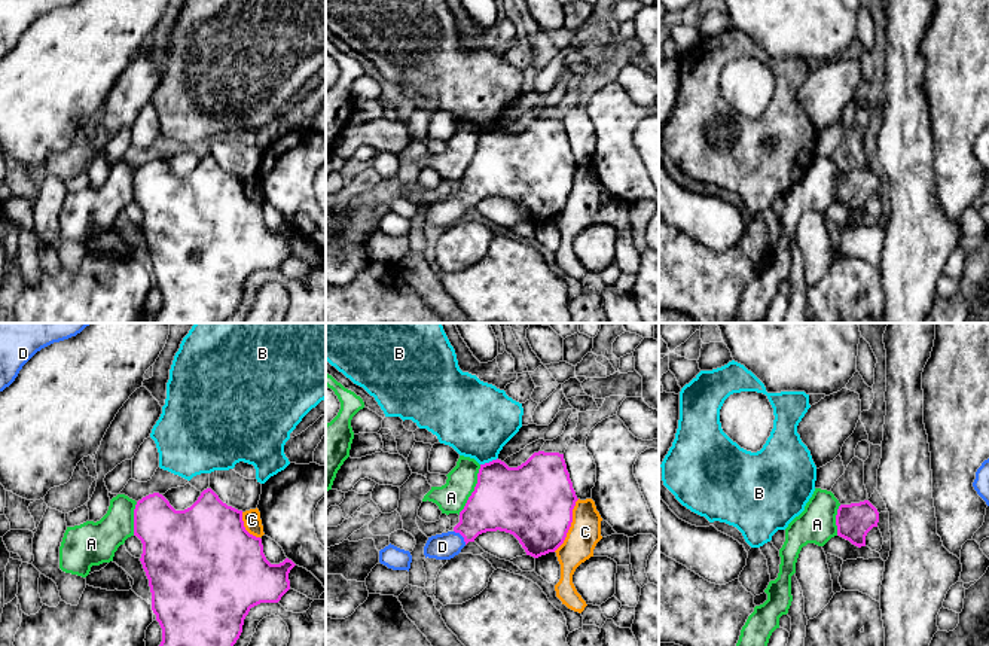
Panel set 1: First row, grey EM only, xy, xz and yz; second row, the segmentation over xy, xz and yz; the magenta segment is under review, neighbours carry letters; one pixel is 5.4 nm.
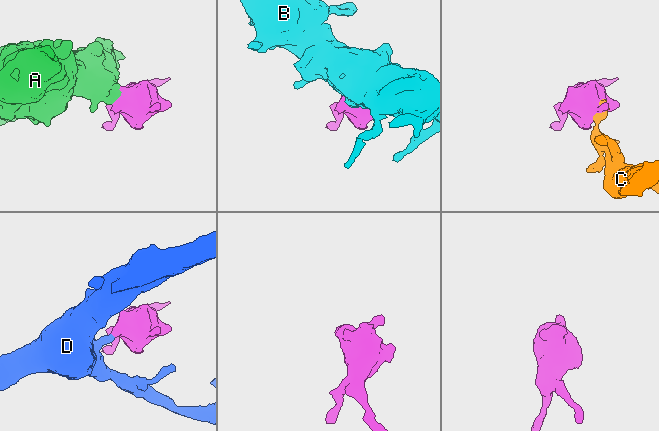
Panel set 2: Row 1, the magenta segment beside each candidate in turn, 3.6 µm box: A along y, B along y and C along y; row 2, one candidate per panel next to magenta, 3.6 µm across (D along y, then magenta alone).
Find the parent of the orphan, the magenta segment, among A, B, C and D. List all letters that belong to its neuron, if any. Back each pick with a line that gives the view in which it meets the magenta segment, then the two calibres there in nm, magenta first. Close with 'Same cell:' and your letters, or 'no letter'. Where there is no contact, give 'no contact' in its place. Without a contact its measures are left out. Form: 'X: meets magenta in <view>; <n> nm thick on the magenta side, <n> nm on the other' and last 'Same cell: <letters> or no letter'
D: meets magenta in xz; 280 nm thick on the magenta side, 140 nm on the other
Same cell: D

